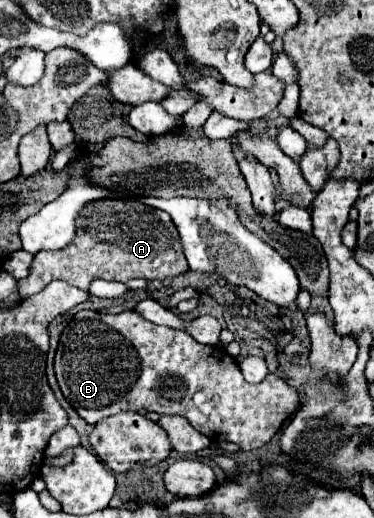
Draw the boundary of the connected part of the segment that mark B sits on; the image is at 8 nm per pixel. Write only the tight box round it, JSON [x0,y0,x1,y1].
[54,310,300,452]

